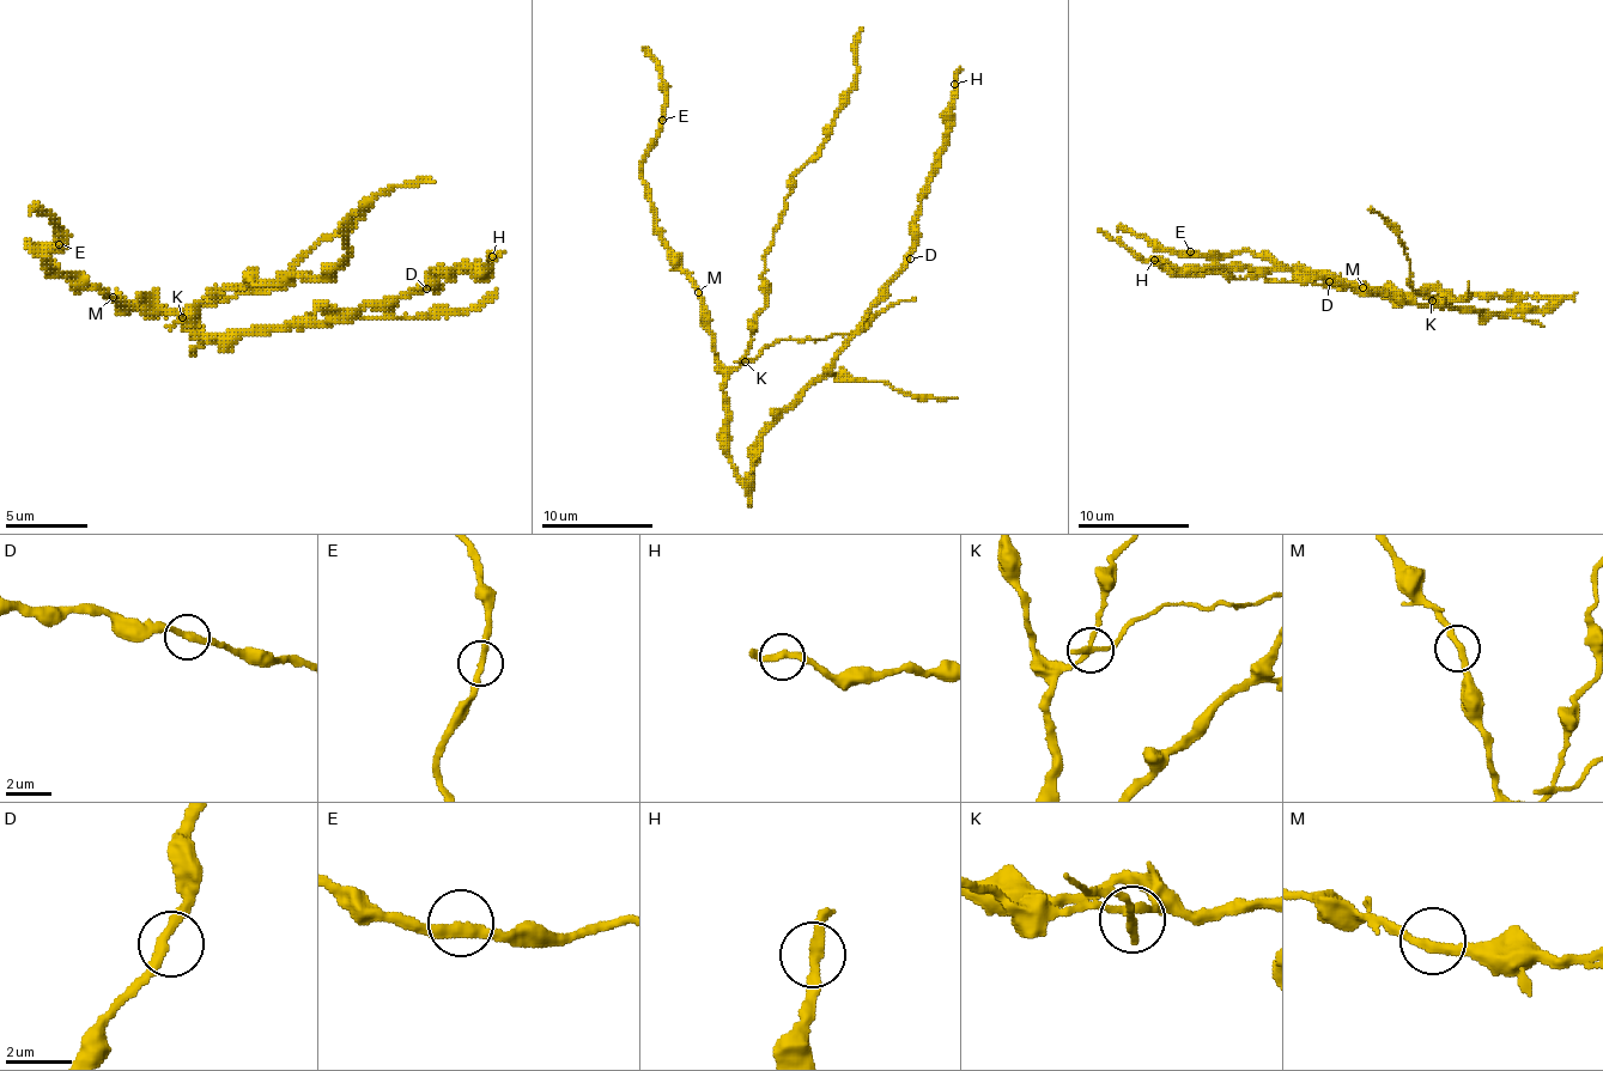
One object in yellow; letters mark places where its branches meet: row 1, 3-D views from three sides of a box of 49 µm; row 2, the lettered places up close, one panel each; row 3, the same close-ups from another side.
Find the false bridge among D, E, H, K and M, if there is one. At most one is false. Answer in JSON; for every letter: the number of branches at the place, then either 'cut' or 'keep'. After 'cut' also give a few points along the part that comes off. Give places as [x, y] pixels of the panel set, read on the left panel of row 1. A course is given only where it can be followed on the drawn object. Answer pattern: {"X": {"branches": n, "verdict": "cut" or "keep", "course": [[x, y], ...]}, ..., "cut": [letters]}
{"D": {"branches": 2, "verdict": "keep"}, "E": {"branches": 2, "verdict": "keep"}, "H": {"branches": 2, "verdict": "keep"}, "K": {"branches": 3, "verdict": "cut", "course": [[182, 318], [236, 293], [269, 293], [323, 239], [344, 231], [381, 194], [435, 182]]}, "M": {"branches": 2, "verdict": "keep"}, "cut": ["K"]}

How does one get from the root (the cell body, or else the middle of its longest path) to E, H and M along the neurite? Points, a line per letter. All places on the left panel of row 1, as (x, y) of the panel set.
E: (170, 314), (150, 314), (137, 297), (125, 305), (76, 277), (59, 277), (30, 244), (59, 244)
H: (170, 314), (204, 334), (323, 327), (369, 305), (389, 305), (438, 273), (484, 268), (492, 256)
M: (170, 314), (162, 310), (150, 314), (137, 297), (133, 305), (125, 305), (113, 297)

